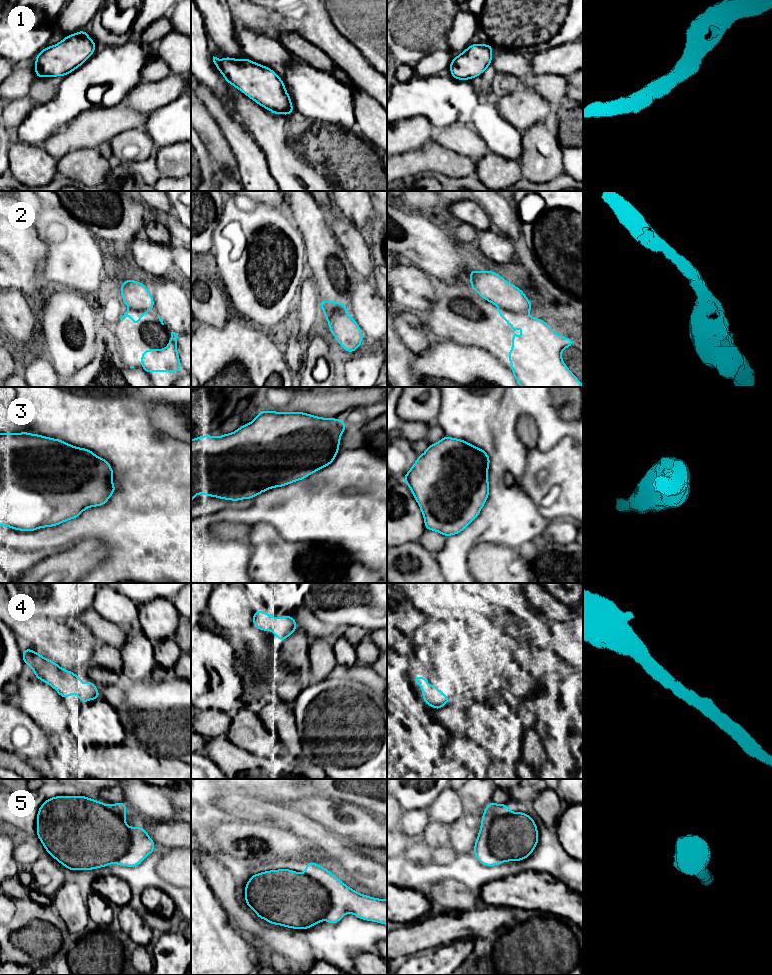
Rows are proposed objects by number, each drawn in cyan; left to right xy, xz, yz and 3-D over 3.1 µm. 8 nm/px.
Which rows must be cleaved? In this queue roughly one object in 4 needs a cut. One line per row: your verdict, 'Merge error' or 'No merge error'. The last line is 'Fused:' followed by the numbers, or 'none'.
1: No merge error
2: Merge error
3: No merge error
4: No merge error
5: No merge error
Fused: 2

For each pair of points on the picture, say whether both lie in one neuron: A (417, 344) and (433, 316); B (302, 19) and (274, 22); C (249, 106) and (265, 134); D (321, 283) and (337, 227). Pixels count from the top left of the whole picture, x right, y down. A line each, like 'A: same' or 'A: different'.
A: different
B: different
C: same
D: different

